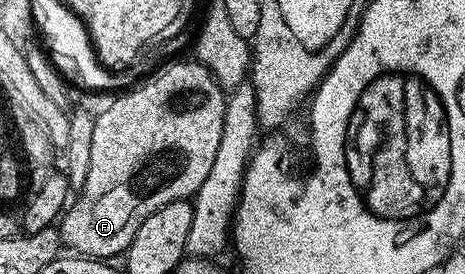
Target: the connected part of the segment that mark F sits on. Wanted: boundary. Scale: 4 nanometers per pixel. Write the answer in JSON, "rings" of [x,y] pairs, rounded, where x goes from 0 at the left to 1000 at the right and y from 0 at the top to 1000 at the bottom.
{"rings":[[[422,226],[372,234],[331,292],[297,303],[254,350],[260,350],[254,365],[239,369],[219,409],[206,412],[187,664],[170,690],[174,719],[168,730],[163,719],[142,755],[127,803],[138,901],[183,942],[258,938],[282,898],[290,854],[299,854],[299,825],[308,825],[325,781],[378,730],[417,719],[454,631],[480,493],[486,325]]]}

